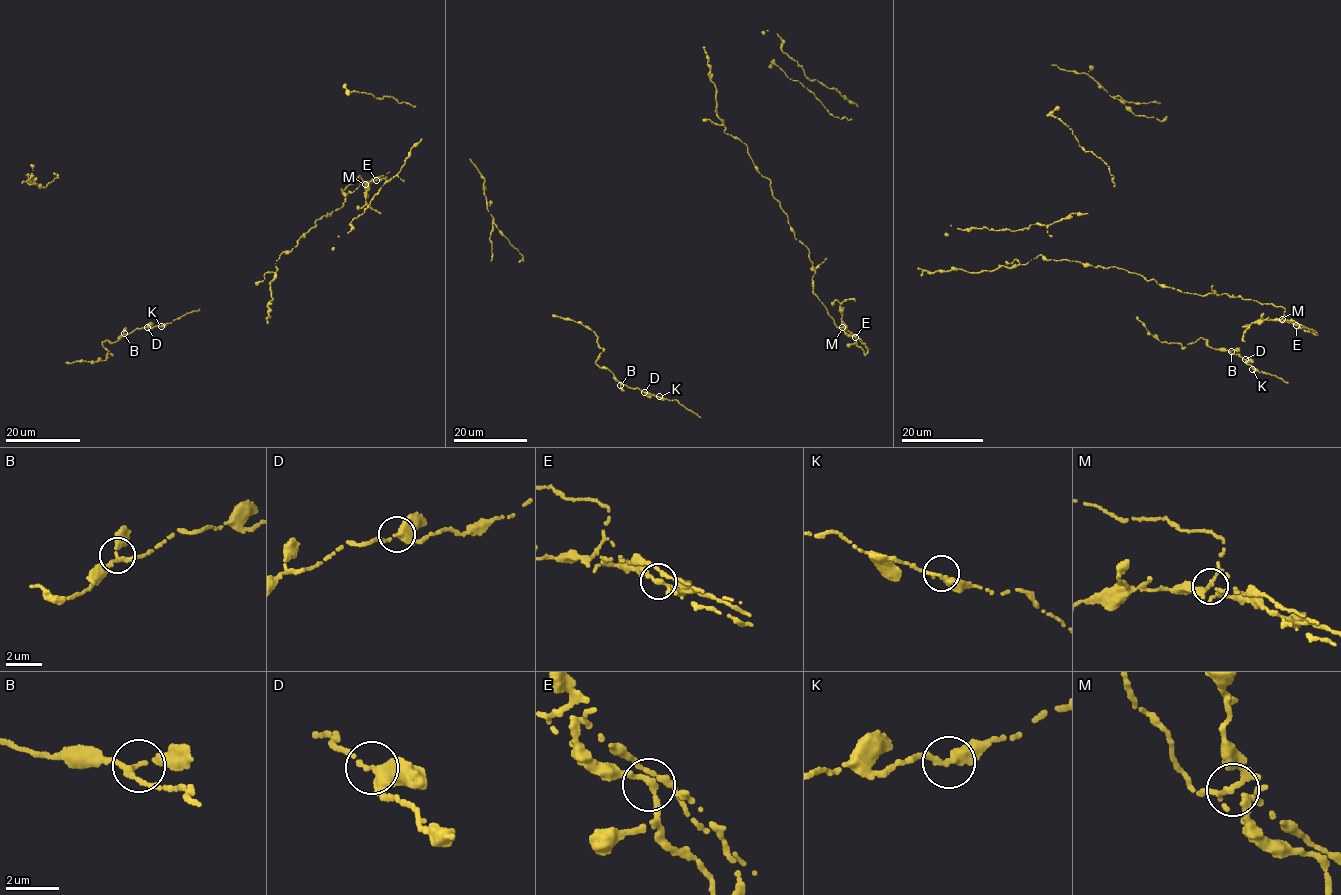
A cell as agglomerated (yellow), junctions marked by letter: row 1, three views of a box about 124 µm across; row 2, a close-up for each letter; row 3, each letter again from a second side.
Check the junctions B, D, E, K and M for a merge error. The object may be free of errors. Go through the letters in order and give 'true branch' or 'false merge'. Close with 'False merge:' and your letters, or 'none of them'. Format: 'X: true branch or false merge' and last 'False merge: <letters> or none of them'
B: true branch
D: true branch
E: true branch
K: true branch
M: false merge
False merge: M

